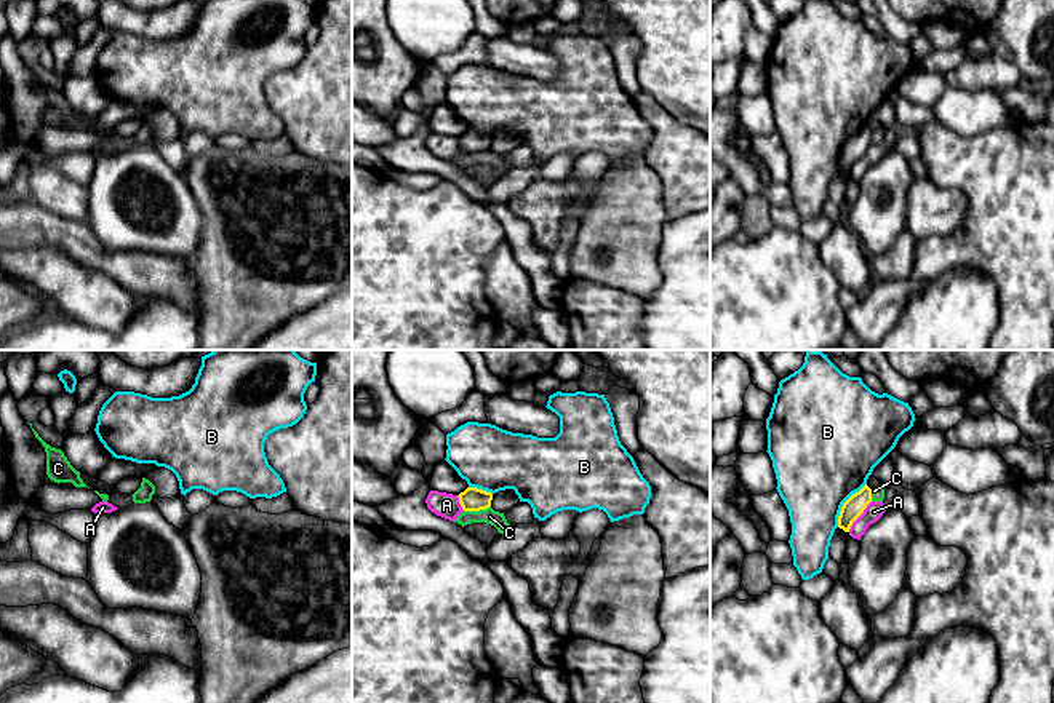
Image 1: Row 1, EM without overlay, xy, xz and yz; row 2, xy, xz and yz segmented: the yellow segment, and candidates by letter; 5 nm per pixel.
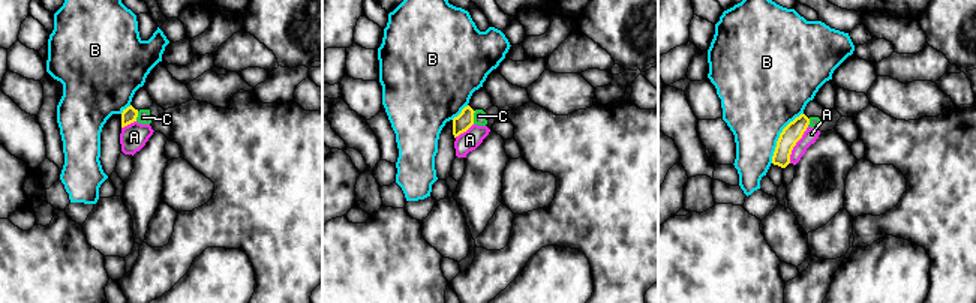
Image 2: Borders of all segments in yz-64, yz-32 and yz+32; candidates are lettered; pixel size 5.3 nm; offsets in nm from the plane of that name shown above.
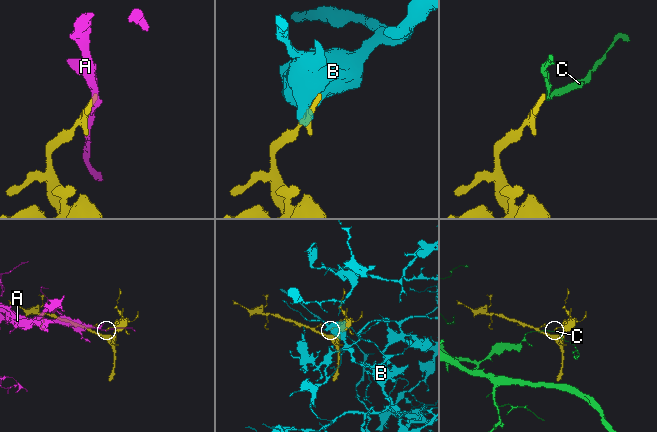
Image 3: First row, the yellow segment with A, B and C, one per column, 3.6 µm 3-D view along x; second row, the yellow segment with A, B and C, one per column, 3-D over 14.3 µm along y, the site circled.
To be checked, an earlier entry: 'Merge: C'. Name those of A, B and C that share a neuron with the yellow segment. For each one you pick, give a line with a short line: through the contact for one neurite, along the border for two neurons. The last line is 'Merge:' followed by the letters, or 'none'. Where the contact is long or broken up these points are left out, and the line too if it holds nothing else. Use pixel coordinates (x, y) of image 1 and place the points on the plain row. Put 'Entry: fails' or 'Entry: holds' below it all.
Merge: none
Entry: fails

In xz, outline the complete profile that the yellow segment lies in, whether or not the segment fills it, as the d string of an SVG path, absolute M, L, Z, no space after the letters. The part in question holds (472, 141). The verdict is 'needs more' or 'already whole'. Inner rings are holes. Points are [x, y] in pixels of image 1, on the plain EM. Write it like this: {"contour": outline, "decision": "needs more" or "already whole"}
{"contour": "M467 129L459 137L459 145L464 153L480 153L491 149L493 136L477 131L477 129Z", "decision": "already whole"}

